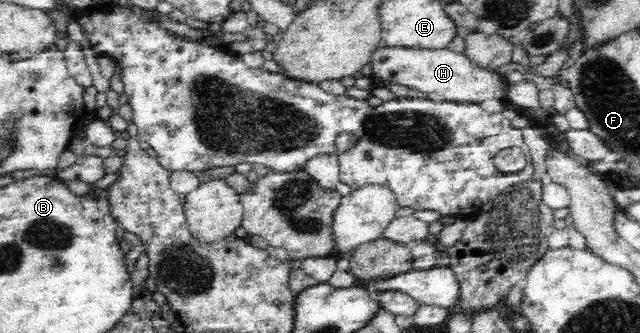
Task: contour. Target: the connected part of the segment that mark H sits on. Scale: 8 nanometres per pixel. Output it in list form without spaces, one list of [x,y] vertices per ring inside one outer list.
[[[382,44],[370,56],[370,66],[372,66],[372,77],[381,84],[384,82],[394,82],[400,86],[407,86],[419,90],[423,93],[454,103],[479,104],[484,100],[498,99],[505,101],[506,86],[508,85],[505,76],[495,70],[480,68],[472,63],[464,53],[452,52],[447,48],[432,50],[428,48],[404,48],[403,46],[388,46]]]

